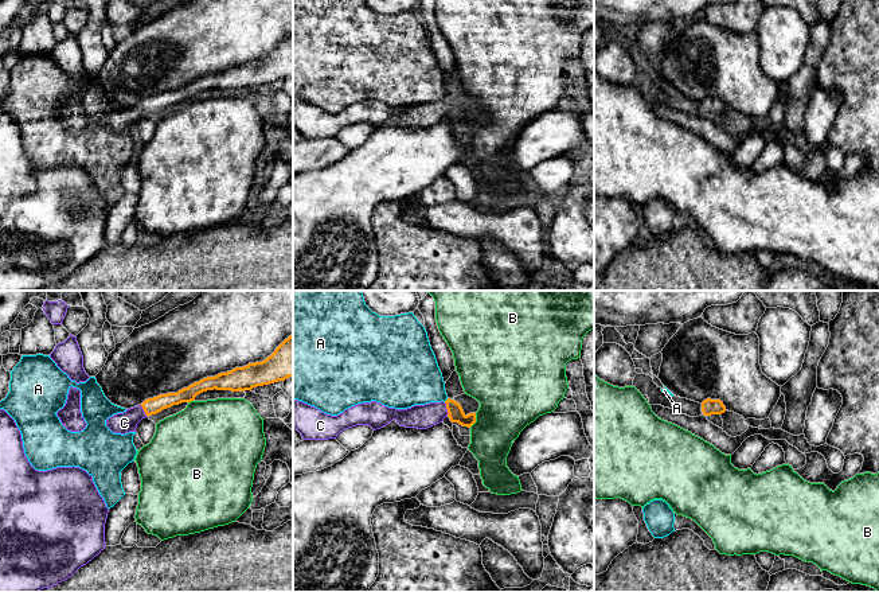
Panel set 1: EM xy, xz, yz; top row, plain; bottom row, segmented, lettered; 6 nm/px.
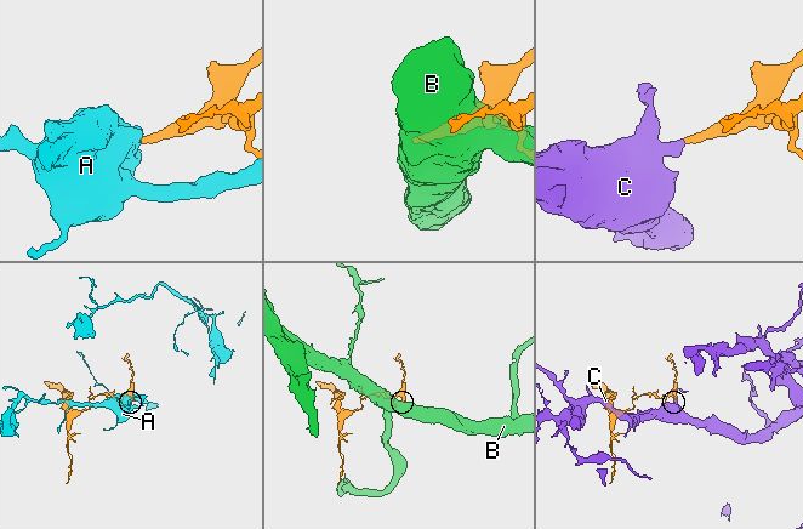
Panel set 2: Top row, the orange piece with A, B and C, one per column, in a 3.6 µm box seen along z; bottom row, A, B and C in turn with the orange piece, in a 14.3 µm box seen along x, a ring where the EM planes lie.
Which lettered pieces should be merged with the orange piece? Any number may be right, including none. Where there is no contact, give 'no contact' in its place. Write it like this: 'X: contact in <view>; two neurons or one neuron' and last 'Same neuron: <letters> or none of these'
A: contact in xz; two neurons
B: contact in xz; two neurons
C: contact in xz; one neuron
Same neuron: C

